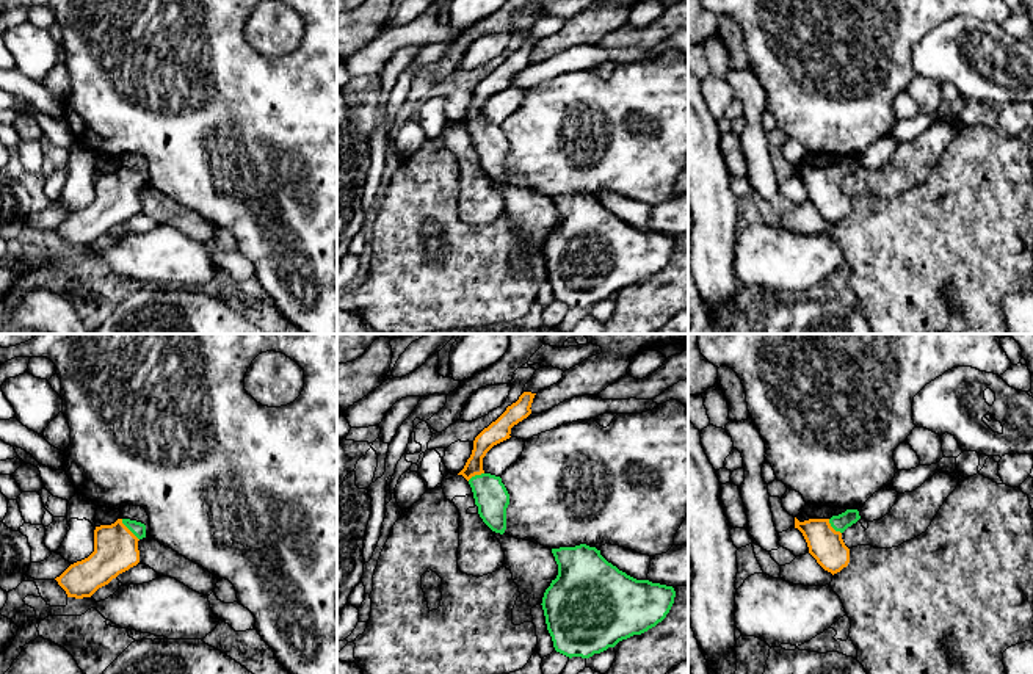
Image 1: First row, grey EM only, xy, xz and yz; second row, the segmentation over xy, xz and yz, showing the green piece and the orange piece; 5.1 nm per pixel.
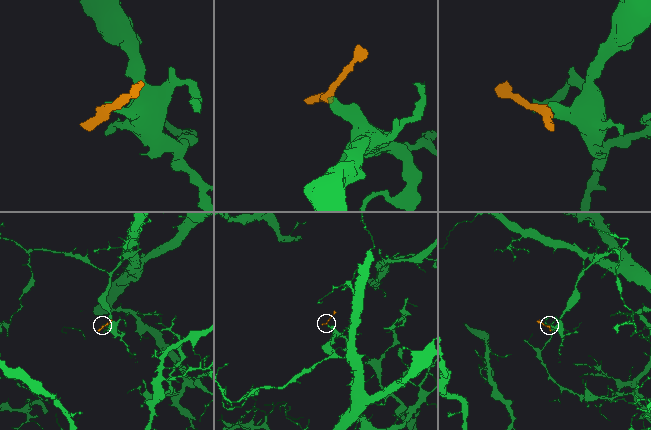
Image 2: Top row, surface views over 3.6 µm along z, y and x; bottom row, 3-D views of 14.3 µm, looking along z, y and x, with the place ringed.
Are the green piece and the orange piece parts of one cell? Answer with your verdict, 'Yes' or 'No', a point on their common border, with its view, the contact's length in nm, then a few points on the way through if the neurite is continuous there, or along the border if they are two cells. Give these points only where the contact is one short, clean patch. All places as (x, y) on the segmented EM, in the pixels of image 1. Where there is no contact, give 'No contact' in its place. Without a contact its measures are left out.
Yes. Touches green at xy (129, 529). Shared border 140 nm. Path across: xy (138, 529), (129, 529), (116, 544), (116, 550)

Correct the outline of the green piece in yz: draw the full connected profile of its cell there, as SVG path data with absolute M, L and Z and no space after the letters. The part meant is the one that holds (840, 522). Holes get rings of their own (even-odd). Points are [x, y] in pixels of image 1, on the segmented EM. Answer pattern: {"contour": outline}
{"contour": "M846 509L831 519L809 519L799 522L795 517L795 528L803 533L809 553L825 571L834 575L850 563L850 549L845 545L842 533L859 519L857 509Z"}

